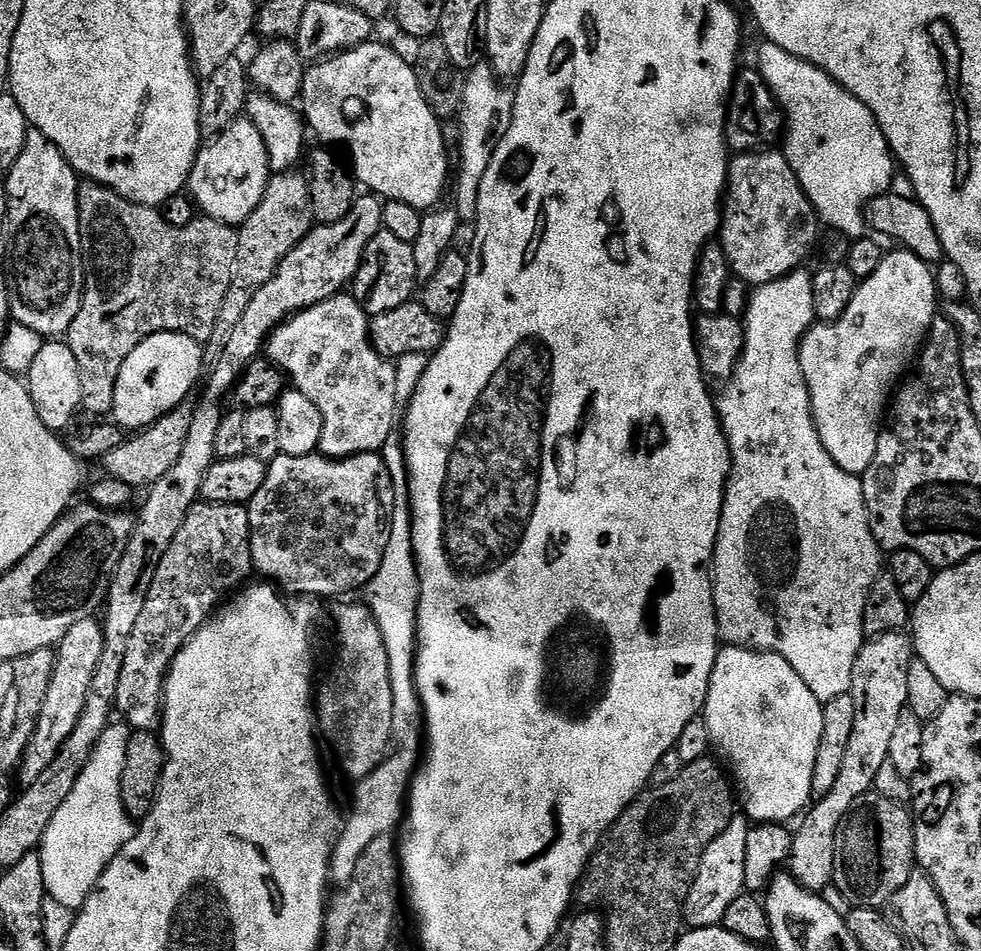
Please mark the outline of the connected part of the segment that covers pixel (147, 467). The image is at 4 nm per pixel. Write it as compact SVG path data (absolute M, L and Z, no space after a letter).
M185 402L168 415L157 420L156 423L147 428L129 435L110 454L106 454L102 461L103 470L107 475L121 478L133 478L136 476L137 485L151 486L167 474L178 462L182 455L182 448L186 446L186 438L190 435L190 424L192 422L193 405Z

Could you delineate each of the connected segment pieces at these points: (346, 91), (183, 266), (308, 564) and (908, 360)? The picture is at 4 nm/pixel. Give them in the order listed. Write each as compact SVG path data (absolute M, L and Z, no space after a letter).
M369 42L367 44L359 44L359 46L357 46L356 48L346 48L342 52L337 52L337 53L327 57L327 58L321 59L319 62L313 63L313 64L316 64L316 65L314 65L313 68L312 68L312 65L311 65L311 67L309 67L307 69L307 71L305 71L305 74L304 74L304 91L302 93L302 101L304 100L304 108L302 107L302 115L303 115L303 117L306 121L307 127L309 129L311 129L311 131L312 131L312 128L313 128L313 130L316 131L317 134L320 135L322 139L324 139L324 140L321 140L321 141L323 141L323 143L325 145L337 146L336 144L340 144L344 140L345 146L348 147L350 151L352 151L352 160L350 159L350 167L351 167L357 181L359 181L359 183L361 185L363 185L363 187L364 187L364 184L365 184L366 187L368 187L368 188L365 188L365 189L367 189L367 191L369 193L375 194L375 195L383 198L385 201L401 200L402 202L406 202L410 206L414 206L415 208L418 208L418 209L421 209L421 210L435 209L437 207L437 205L439 205L441 203L441 201L443 201L443 200L440 200L440 199L442 199L443 196L444 196L444 187L446 187L447 184L448 184L448 187L449 187L449 184L450 184L450 178L449 178L449 182L448 182L448 152L447 152L446 149L444 149L444 132L443 132L442 129L440 129L440 127L442 127L441 121L430 110L430 106L428 105L428 103L426 102L426 98L422 94L422 90L420 89L420 83L418 82L418 78L416 77L415 67L413 67L413 65L411 63L409 63L409 61L408 61L408 64L407 64L407 62L404 61L403 58L400 57L399 54L396 53L394 49L387 48L387 46L384 45L384 44L376 44L376 43L377 42Z
M91 182L81 183L80 186L80 225L84 227L87 252L84 301L78 310L78 318L74 318L74 322L68 327L66 343L74 350L74 356L78 358L80 373L84 379L83 407L85 409L89 408L92 412L107 412L108 414L113 411L115 388L118 376L122 374L122 366L126 362L126 358L130 358L130 354L134 354L134 350L143 340L159 332L181 332L201 342L207 342L212 339L216 323L218 322L218 314L222 310L222 302L230 290L232 274L236 270L240 233L233 225L207 218L197 218L194 222L190 222L190 226L182 226L181 228L170 226L170 222L166 222L164 213L159 207L151 208L145 204L135 204L126 198L122 198L122 194L118 194L113 188Z
M363 452L357 456L346 456L343 458L333 458L323 454L313 454L311 456L286 456L279 455L275 460L268 464L268 474L266 482L262 482L262 490L258 490L258 494L254 494L254 498L248 501L246 507L248 509L248 517L250 518L250 530L252 531L252 562L257 573L261 572L261 577L267 578L269 581L285 584L288 588L297 588L300 594L308 594L304 592L314 592L318 596L340 596L343 592L352 592L355 588L363 589L374 578L374 574L378 574L378 570L382 566L382 558L386 554L386 550L393 543L392 540L392 511L396 508L396 484L392 481L392 468L383 460L383 455L374 452Z
M907 250L899 251L889 251L885 255L882 266L878 266L878 270L874 270L874 274L870 274L865 280L859 281L854 298L850 302L850 306L846 306L844 313L836 320L813 324L805 334L800 346L800 365L804 367L808 393L812 398L812 416L816 419L816 429L822 438L822 444L826 446L828 453L834 458L834 462L838 466L842 466L842 470L853 474L864 474L871 468L878 450L882 425L886 420L886 409L889 407L898 385L905 379L906 373L913 367L914 361L919 357L927 341L928 332L932 328L932 322L938 315L938 309L936 309L936 280L932 277L933 269L916 253Z

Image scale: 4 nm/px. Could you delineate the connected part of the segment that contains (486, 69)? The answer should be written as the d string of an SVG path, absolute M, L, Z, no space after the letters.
M479 64L473 67L468 73L467 76L465 77L465 83L464 83L464 94L463 94L463 108L460 110L458 114L458 121L460 120L462 124L462 128L460 130L460 172L458 174L458 180L454 182L454 188L456 184L456 198L457 200L454 201L454 207L456 209L456 212L459 214L459 218L461 220L461 223L463 225L472 226L475 225L478 222L477 218L477 210L478 210L478 190L481 189L481 184L482 184L482 178L485 177L486 174L486 169L488 165L490 164L490 160L493 157L494 150L497 149L498 142L501 138L505 136L506 130L509 129L510 122L513 120L513 106L515 104L515 95L513 94L513 91L509 88L506 87L505 85L501 84L501 81L499 80L499 77L496 76L496 74L493 72L491 67L486 64Z

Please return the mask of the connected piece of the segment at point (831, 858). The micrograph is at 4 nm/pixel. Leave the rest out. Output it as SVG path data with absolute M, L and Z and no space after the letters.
M901 630L871 637L854 662L850 694L856 703L856 721L854 734L850 734L850 746L846 746L846 758L842 758L842 774L838 774L838 782L834 782L830 794L819 797L811 805L810 811L799 821L800 829L795 829L792 838L790 872L810 892L823 893L823 888L835 881L836 833L840 830L844 815L852 809L852 803L859 796L873 791L878 770L889 763L890 741L897 729L898 718L908 707L906 686L909 680L906 674L913 659L913 637Z

